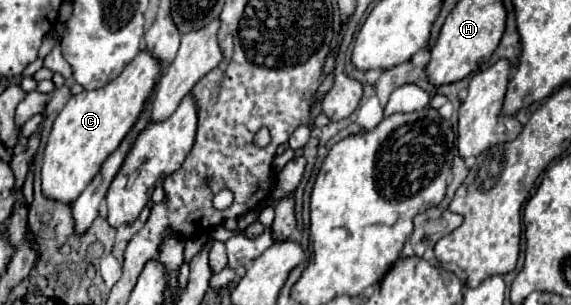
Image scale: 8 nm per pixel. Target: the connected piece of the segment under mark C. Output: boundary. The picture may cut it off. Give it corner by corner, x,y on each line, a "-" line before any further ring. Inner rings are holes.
144,50
126,70
100,90
84,90
68,100
54,120
42,162
42,194
48,200
72,204
88,182
100,172
102,162
120,146
128,130
146,106
146,100
160,78
158,62

